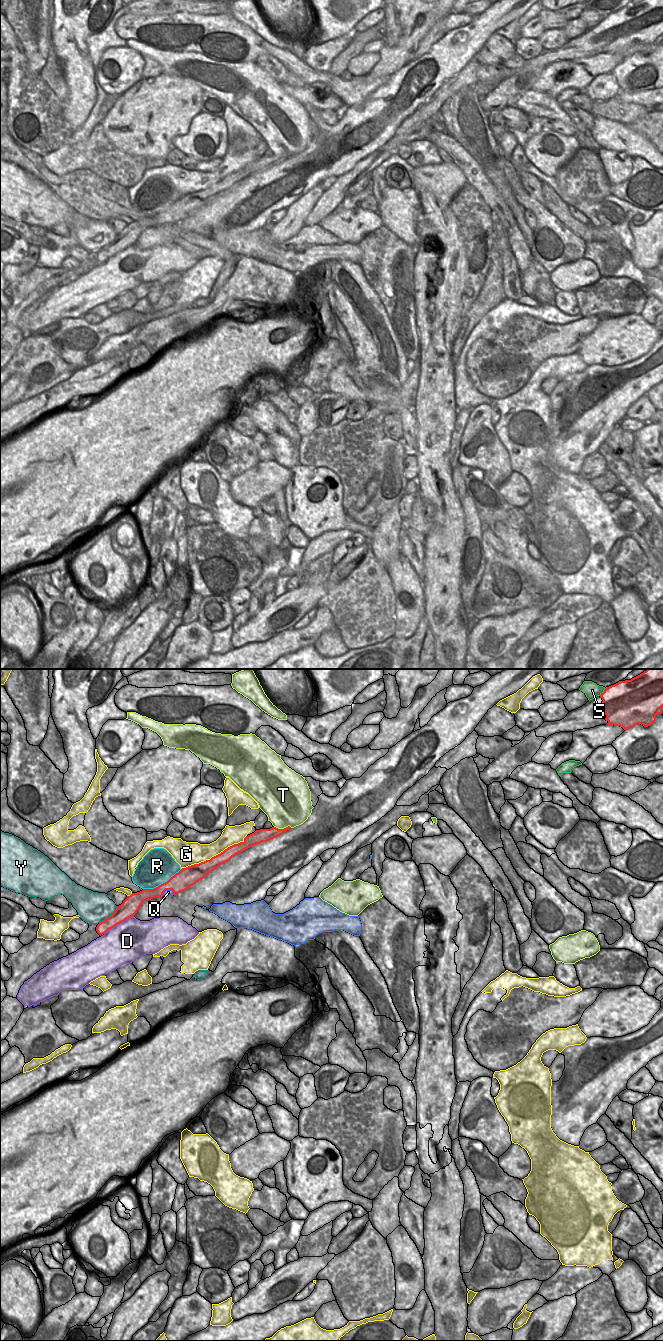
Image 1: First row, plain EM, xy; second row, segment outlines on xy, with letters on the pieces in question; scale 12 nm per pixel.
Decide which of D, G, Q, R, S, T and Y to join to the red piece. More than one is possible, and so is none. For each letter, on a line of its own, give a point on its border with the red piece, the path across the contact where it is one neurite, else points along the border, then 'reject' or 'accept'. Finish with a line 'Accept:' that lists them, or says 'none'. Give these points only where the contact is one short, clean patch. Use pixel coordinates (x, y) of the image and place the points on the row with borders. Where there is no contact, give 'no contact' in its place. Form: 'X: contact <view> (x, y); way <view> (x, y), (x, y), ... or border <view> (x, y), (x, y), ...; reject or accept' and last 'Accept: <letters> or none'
D: contact xy (118, 923); reject
G: contact xy (214, 856); reject
Q: contact xy (167, 889); border xy (173, 891), (166, 890), (162, 895); reject
R: contact xy (163, 883); reject
S: contact xy (604, 691); reject
T: contact xy (284, 828); reject
Y: contact xy (110, 915); reject
Accept: none

